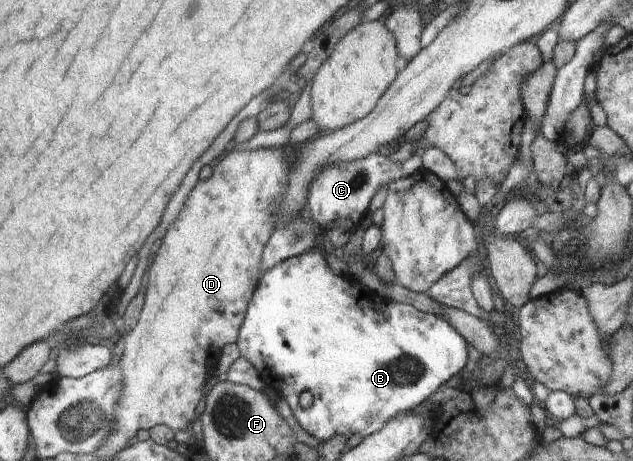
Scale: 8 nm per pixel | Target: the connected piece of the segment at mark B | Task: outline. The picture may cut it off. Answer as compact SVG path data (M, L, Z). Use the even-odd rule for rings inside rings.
M317 248L284 259L262 275L261 281L259 281L256 291L248 303L247 317L244 319L243 328L240 330L237 345L240 357L245 358L253 366L253 369L259 372L265 387L284 397L299 425L309 435L313 435L315 439L319 439L321 442L337 435L350 437L354 433L361 433L361 435L367 437L378 432L384 425L403 415L403 413L415 411L419 404L427 401L445 382L449 382L457 374L463 373L467 357L469 357L464 336L447 320L419 311L411 304L384 299L354 277L336 274L328 266L323 254ZM303 391L309 391L313 395L313 405L309 409L303 409L299 404L299 395Z

